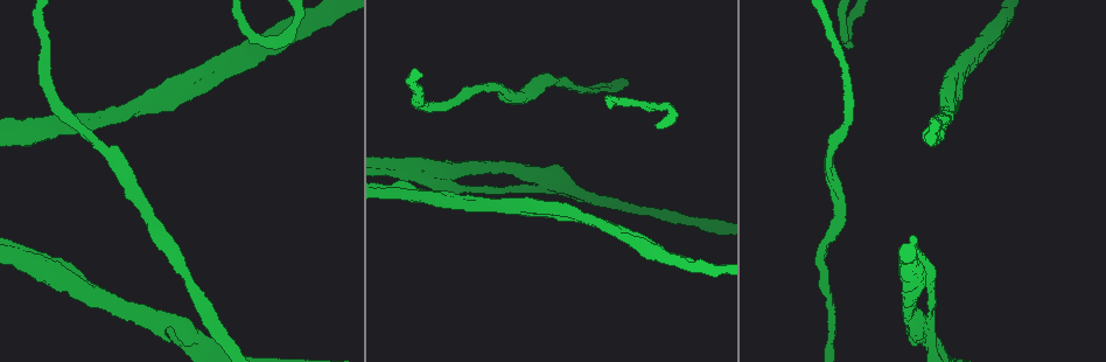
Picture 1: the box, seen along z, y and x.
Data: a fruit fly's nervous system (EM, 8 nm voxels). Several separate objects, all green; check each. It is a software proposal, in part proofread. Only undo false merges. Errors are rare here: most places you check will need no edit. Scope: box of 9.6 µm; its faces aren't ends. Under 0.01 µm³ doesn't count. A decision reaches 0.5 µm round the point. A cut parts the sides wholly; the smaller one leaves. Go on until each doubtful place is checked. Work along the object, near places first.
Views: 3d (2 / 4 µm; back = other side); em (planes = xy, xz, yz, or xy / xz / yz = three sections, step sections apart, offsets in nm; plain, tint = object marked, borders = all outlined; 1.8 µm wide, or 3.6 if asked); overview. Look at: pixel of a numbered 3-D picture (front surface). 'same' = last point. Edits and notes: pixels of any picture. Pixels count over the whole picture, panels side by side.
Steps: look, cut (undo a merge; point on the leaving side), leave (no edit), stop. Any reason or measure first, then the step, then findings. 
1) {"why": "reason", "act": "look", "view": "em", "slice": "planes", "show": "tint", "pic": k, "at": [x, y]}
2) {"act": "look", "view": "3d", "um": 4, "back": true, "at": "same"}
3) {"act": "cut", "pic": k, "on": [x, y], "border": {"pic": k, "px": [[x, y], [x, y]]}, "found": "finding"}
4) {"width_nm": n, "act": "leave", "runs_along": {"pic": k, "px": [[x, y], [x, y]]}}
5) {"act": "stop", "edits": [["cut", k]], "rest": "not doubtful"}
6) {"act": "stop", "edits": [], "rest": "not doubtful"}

{"why": "arms run side by side", "act": "look", "view": "3d", "um": 2, "pic": 1, "at": [156, 321]}

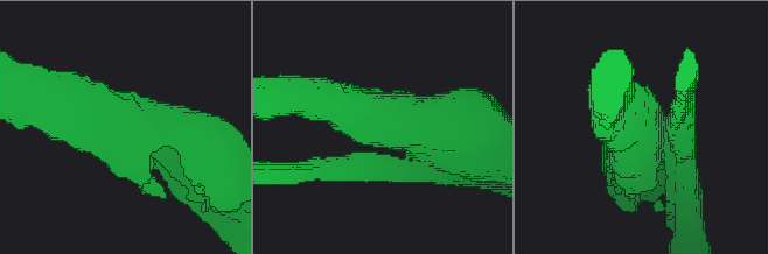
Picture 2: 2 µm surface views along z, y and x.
{"why": "now the EM", "act": "look", "view": "em", "slice": "planes", "show": "tint", "pic": 2, "at": [382, 120]}

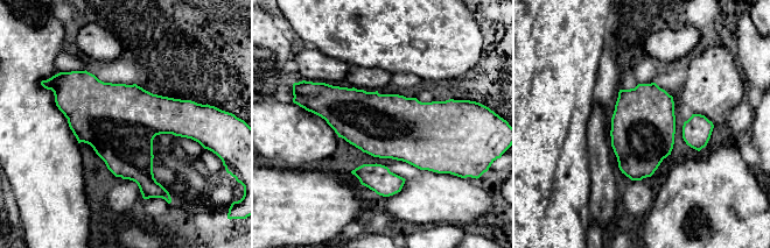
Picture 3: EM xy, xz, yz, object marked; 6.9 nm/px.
{"act": "leave", "found": "one cell here"}

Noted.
{"why": "touches itself", "act": "look", "view": "em", "slice": "planes", "show": "tint", "pic": 1, "at": [932, 303]}

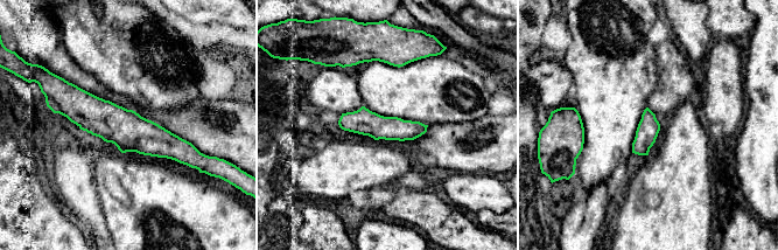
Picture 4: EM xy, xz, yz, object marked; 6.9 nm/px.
{"act": "leave", "runs_along": {"pic": 4, "px": [[61, 104], [76, 104], [191, 153]]}, "found": "all the same cell"}

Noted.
{"act": "look", "view": "em", "slice": "yz", "step": 16, "show": "plain", "pic": 1, "at": [534, 205]}

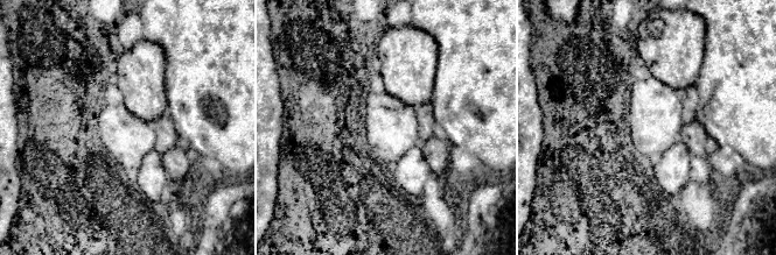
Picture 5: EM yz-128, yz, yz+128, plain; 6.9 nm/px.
{"why": "where the object lies", "act": "look", "view": "em", "slice": "yz", "step": 16, "show": "tint", "at": "same"}

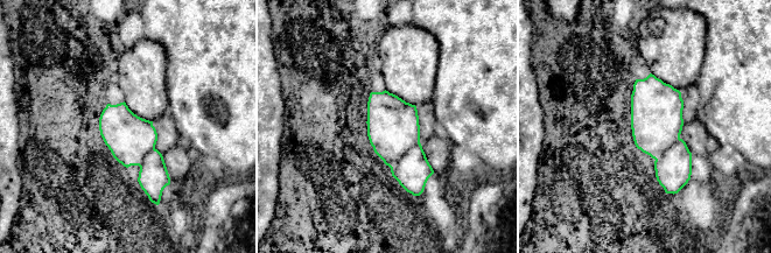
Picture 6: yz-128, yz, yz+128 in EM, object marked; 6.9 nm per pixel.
{"act": "leave", "found": "all the same cell"}

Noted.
{"why": "a fork", "act": "look", "view": "em", "slice": "planes", "show": "tint", "pic": 1, "at": [603, 226]}

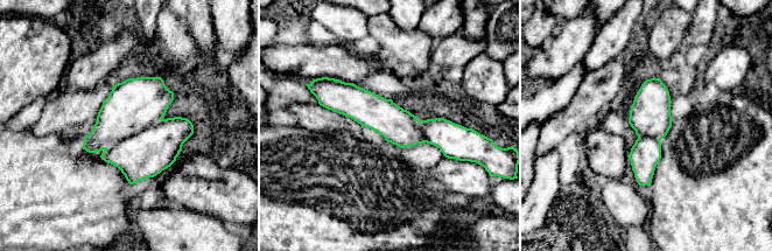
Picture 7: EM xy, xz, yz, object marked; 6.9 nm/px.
{"width_nm": 260, "act": "leave", "runs_along": {"pic": 7, "px": [[323, 100], [458, 134]]}, "found": "all the same cell"}

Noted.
{"why": "arms part here", "act": "look", "view": "3d", "um": 4, "pic": 1, "at": [918, 284]}

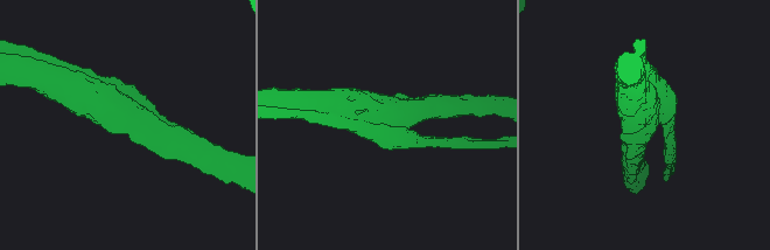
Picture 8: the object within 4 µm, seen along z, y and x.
{"arms": 3, "arm_widths_nm": [180, 380, 550], "act": "look", "view": "em", "um": 3.6, "slice": "planes", "show": "borders", "pic": 8, "at": [392, 117]}

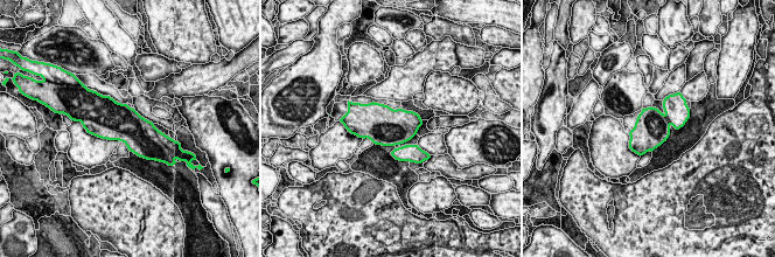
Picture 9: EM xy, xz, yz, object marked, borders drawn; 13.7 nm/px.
{"act": "leave", "found": "all the same cell"}

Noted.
{"why": "sharp bend", "act": "look", "view": "em", "slice": "xz", "step": 4, "show": "tint", "pic": 1, "at": [204, 341]}

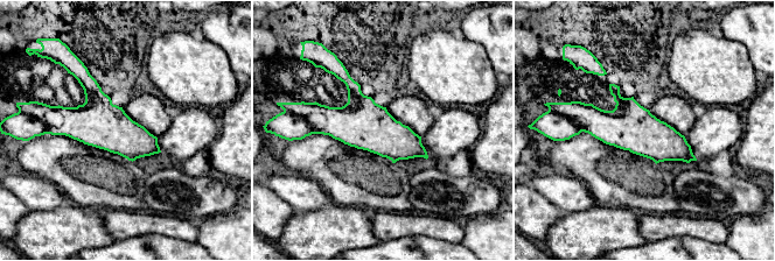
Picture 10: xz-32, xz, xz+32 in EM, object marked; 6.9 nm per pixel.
{"act": "look", "view": "em", "slice": "planes", "show": "tint", "at": "same"}

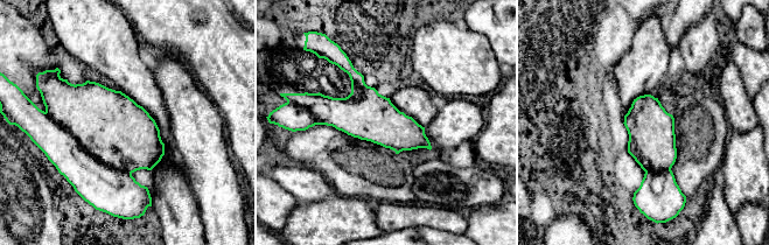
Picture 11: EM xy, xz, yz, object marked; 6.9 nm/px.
{"act": "leave", "found": "all the same cell"}

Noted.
{"why": "sudden change in width", "act": "look", "view": "3d", "um": 4, "pic": 1, "at": [952, 74]}

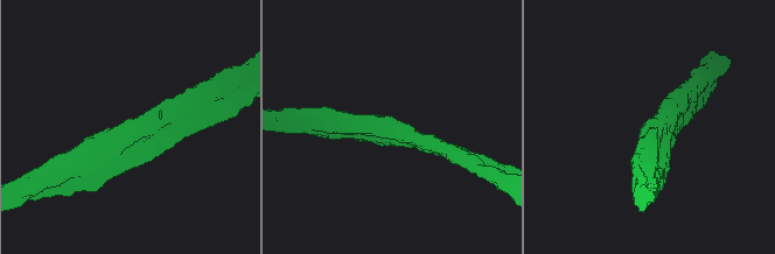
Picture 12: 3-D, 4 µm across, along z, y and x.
{"act": "look", "view": "em", "slice": "planes", "show": "tint", "pic": 12, "at": [657, 128]}

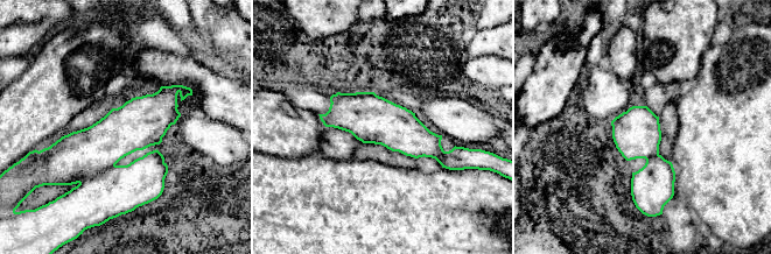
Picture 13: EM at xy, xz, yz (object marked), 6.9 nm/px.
{"act": "leave", "found": "all the same cell"}

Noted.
{"act": "stop", "edits": [], "rest": "not doubtful"}

